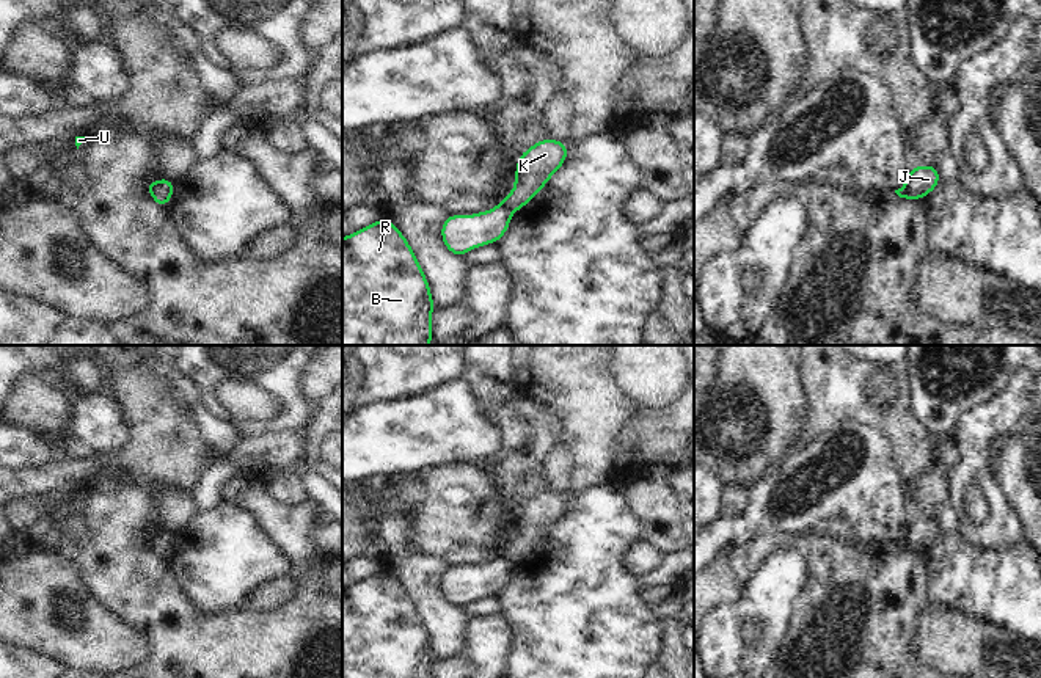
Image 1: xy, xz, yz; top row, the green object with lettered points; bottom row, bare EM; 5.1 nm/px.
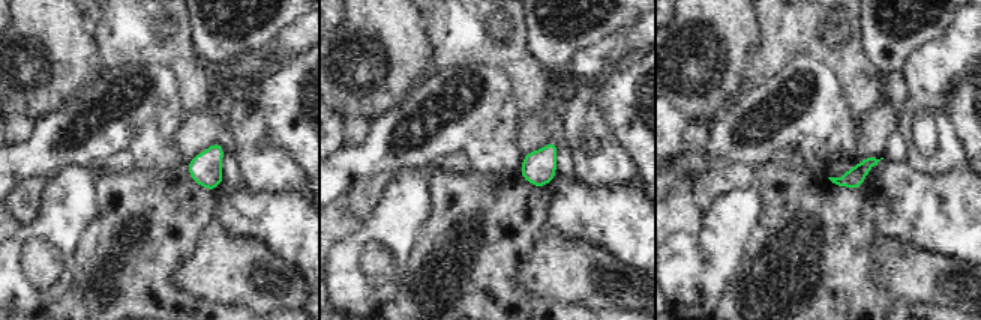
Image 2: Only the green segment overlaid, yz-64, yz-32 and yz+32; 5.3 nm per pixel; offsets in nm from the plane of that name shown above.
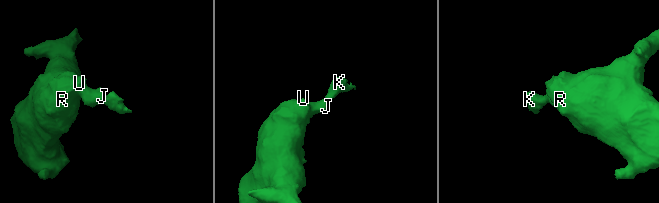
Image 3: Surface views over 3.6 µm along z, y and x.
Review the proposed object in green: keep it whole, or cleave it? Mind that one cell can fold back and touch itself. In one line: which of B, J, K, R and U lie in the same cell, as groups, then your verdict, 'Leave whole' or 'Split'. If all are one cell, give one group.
Groups: B J R U / K. Split

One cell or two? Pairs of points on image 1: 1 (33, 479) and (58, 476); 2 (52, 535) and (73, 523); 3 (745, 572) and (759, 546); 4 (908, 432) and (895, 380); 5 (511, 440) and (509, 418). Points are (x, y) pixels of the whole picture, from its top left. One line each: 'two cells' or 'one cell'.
1: one cell
2: one cell
3: one cell
4: one cell
5: one cell

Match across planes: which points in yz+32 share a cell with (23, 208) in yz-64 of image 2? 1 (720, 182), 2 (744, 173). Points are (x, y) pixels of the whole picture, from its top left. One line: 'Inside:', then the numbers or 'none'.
Inside: 1, 2

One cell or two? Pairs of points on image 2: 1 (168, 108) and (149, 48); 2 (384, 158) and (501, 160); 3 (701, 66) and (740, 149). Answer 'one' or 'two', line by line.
1: two
2: one
3: two

